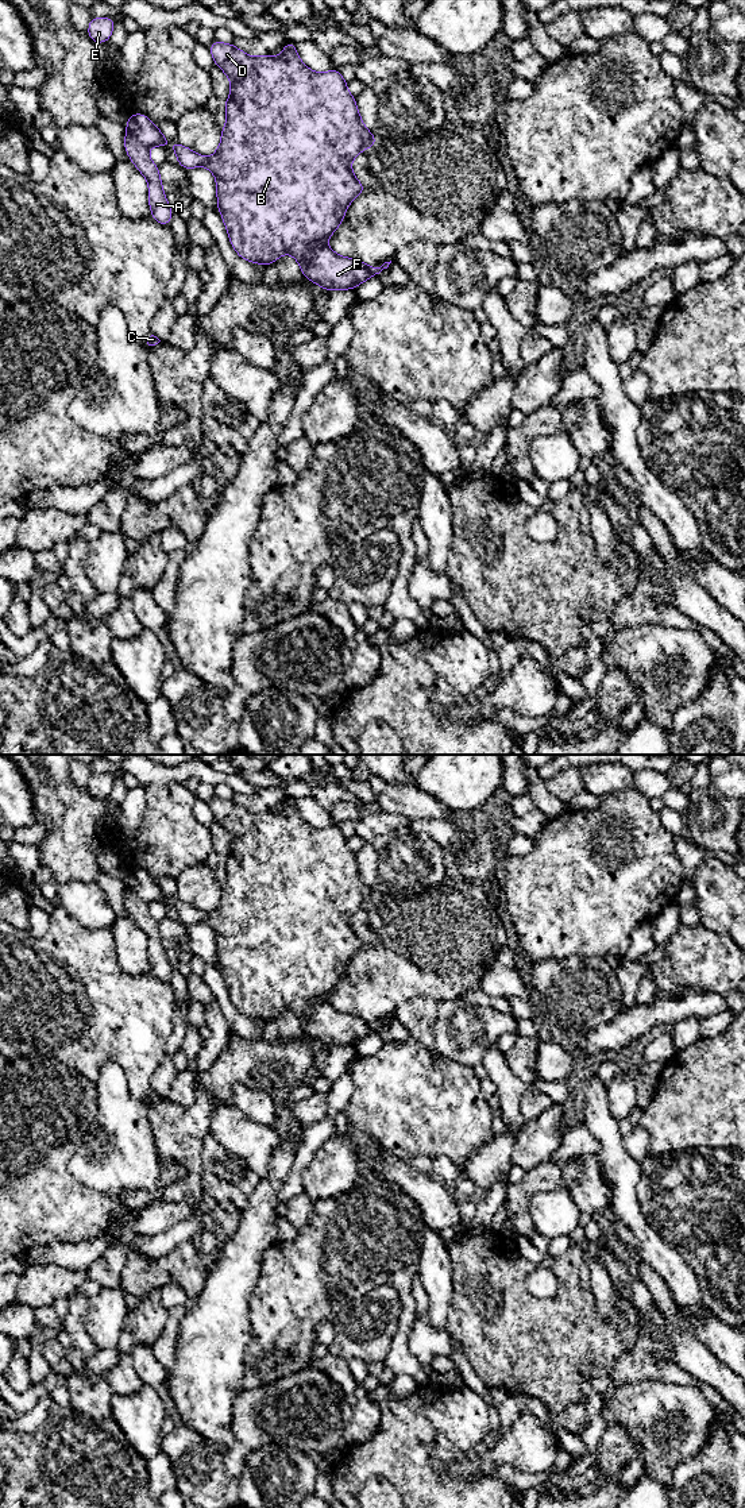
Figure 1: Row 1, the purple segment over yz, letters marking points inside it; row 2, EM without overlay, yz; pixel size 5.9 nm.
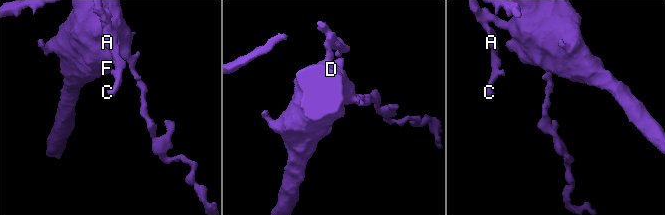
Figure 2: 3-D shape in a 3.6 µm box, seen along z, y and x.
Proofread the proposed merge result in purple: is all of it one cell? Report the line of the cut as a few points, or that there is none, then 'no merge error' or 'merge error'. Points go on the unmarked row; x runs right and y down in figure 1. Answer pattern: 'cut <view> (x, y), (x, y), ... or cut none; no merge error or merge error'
cut yz (127, 884), (147, 905); merge error

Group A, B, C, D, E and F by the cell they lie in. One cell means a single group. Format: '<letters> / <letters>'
A C E / B D F

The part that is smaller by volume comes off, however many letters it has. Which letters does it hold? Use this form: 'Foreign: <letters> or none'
Foreign: A, C, E

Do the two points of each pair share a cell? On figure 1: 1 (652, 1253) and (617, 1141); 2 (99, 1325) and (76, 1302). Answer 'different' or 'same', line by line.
1: same
2: different

